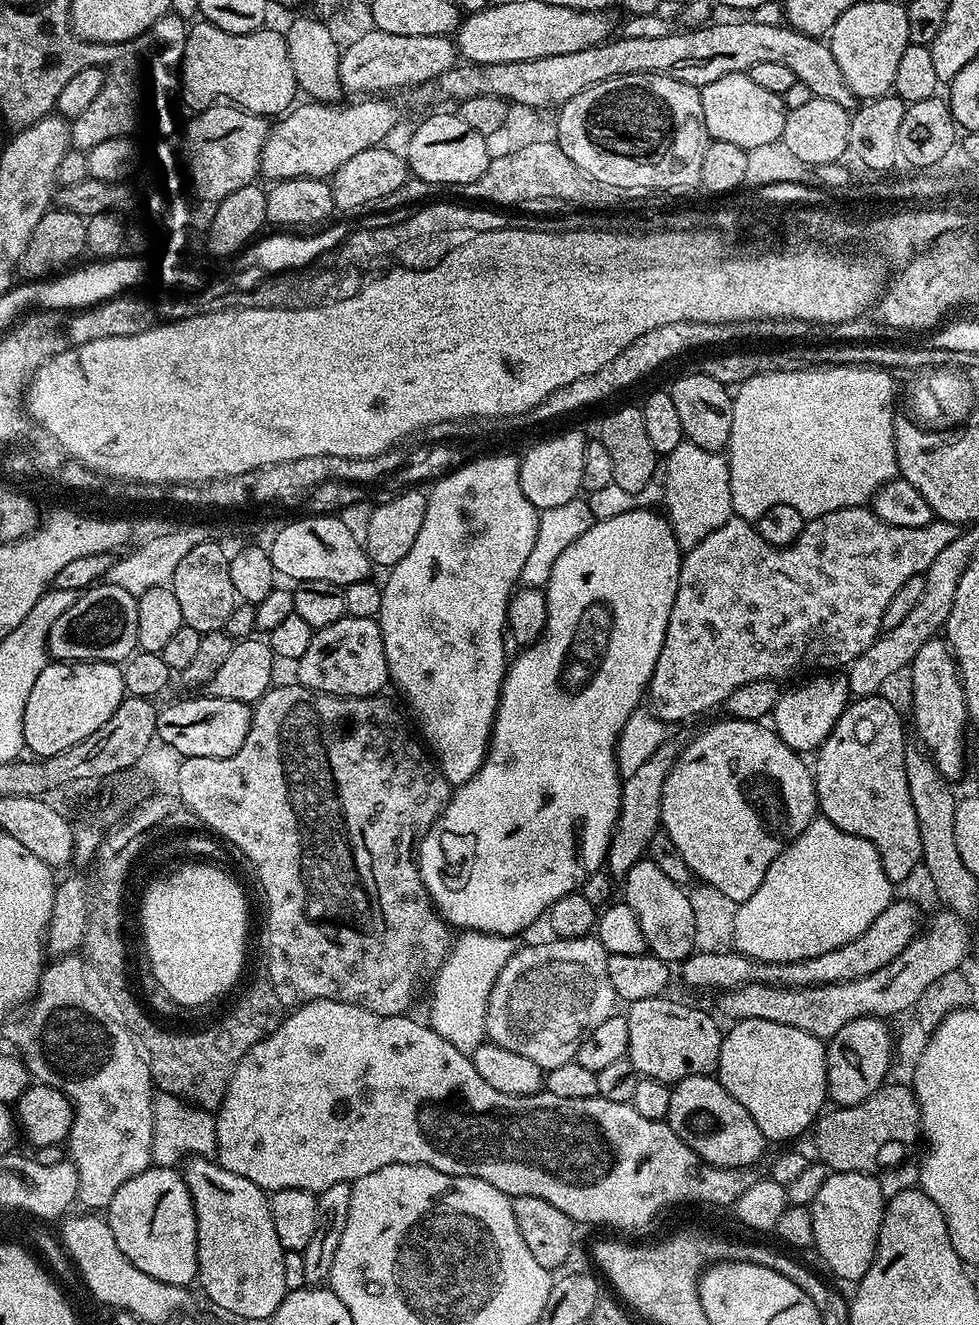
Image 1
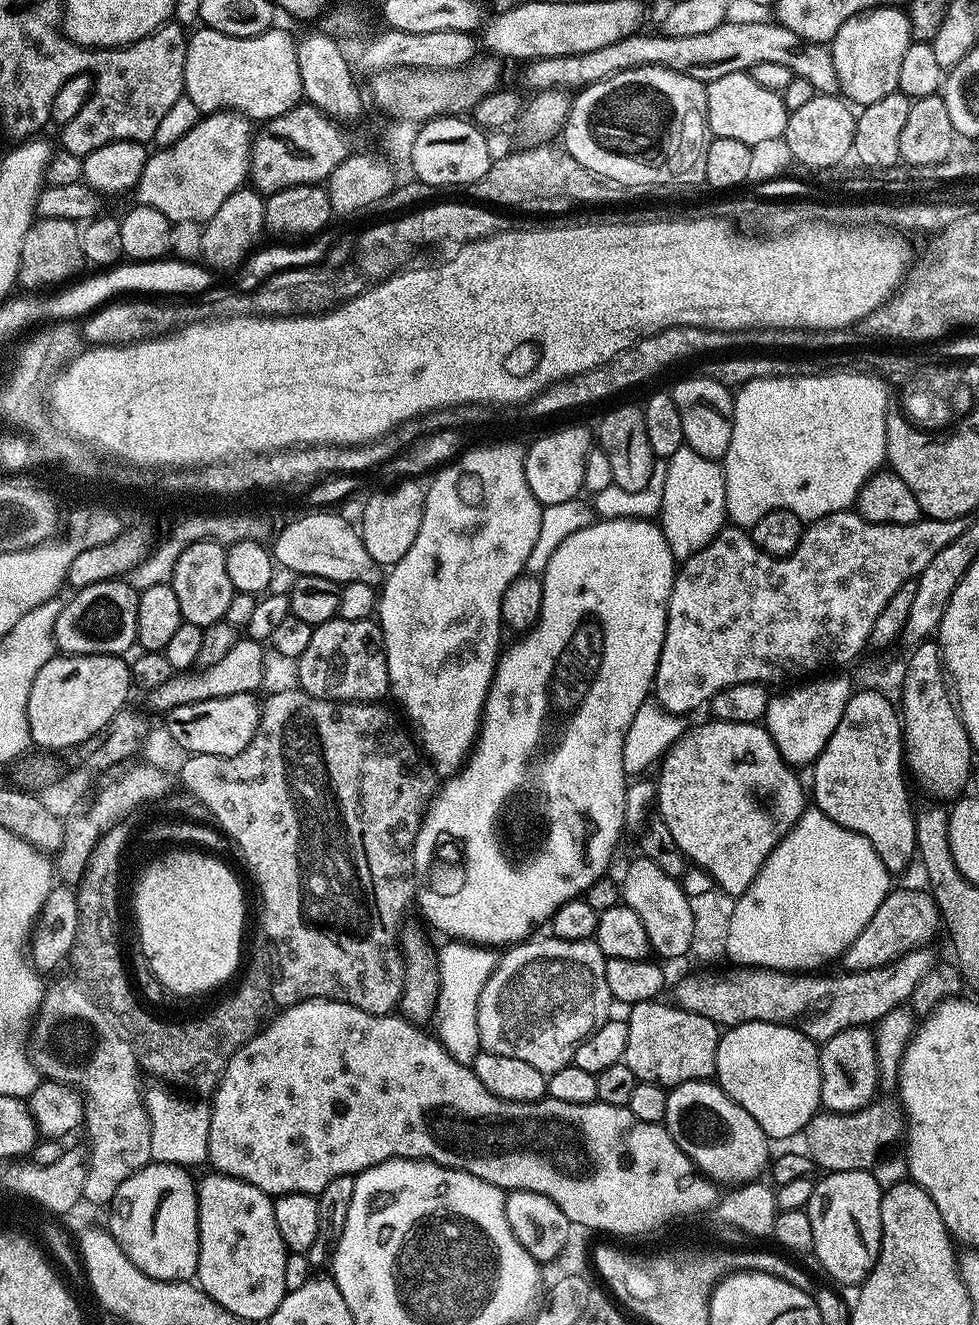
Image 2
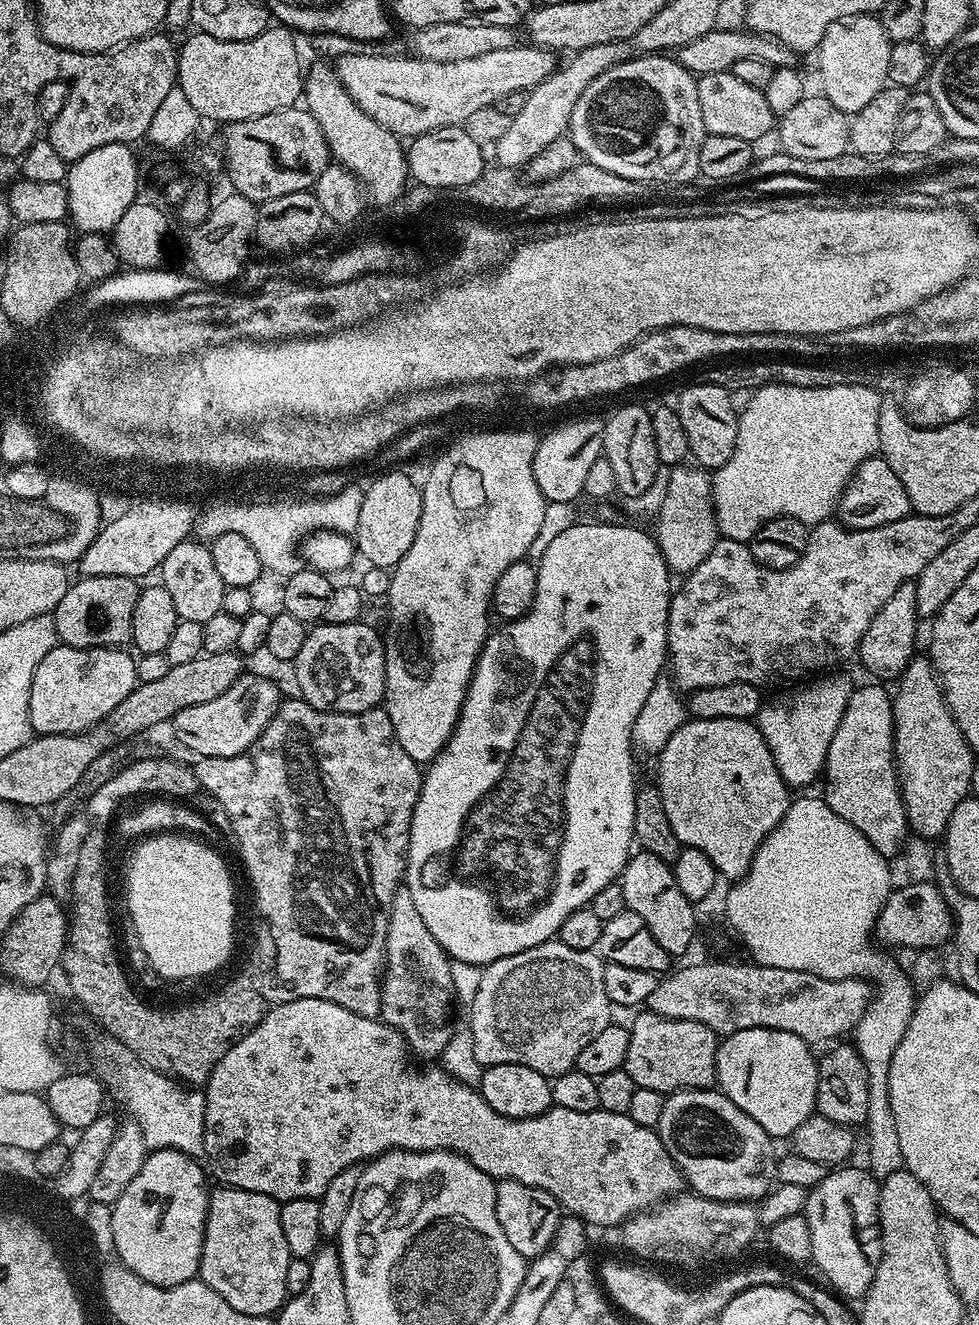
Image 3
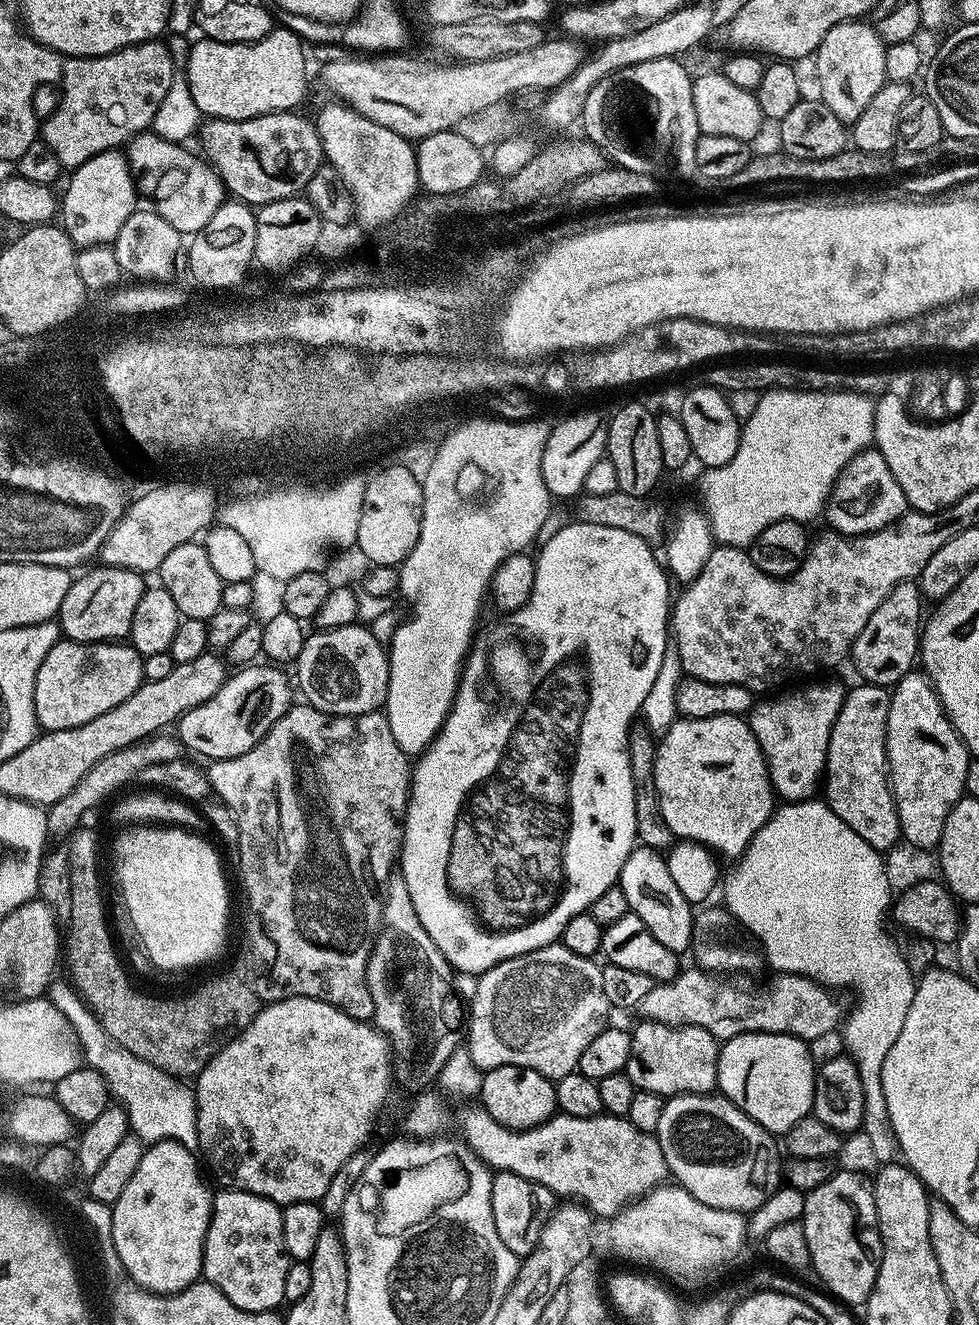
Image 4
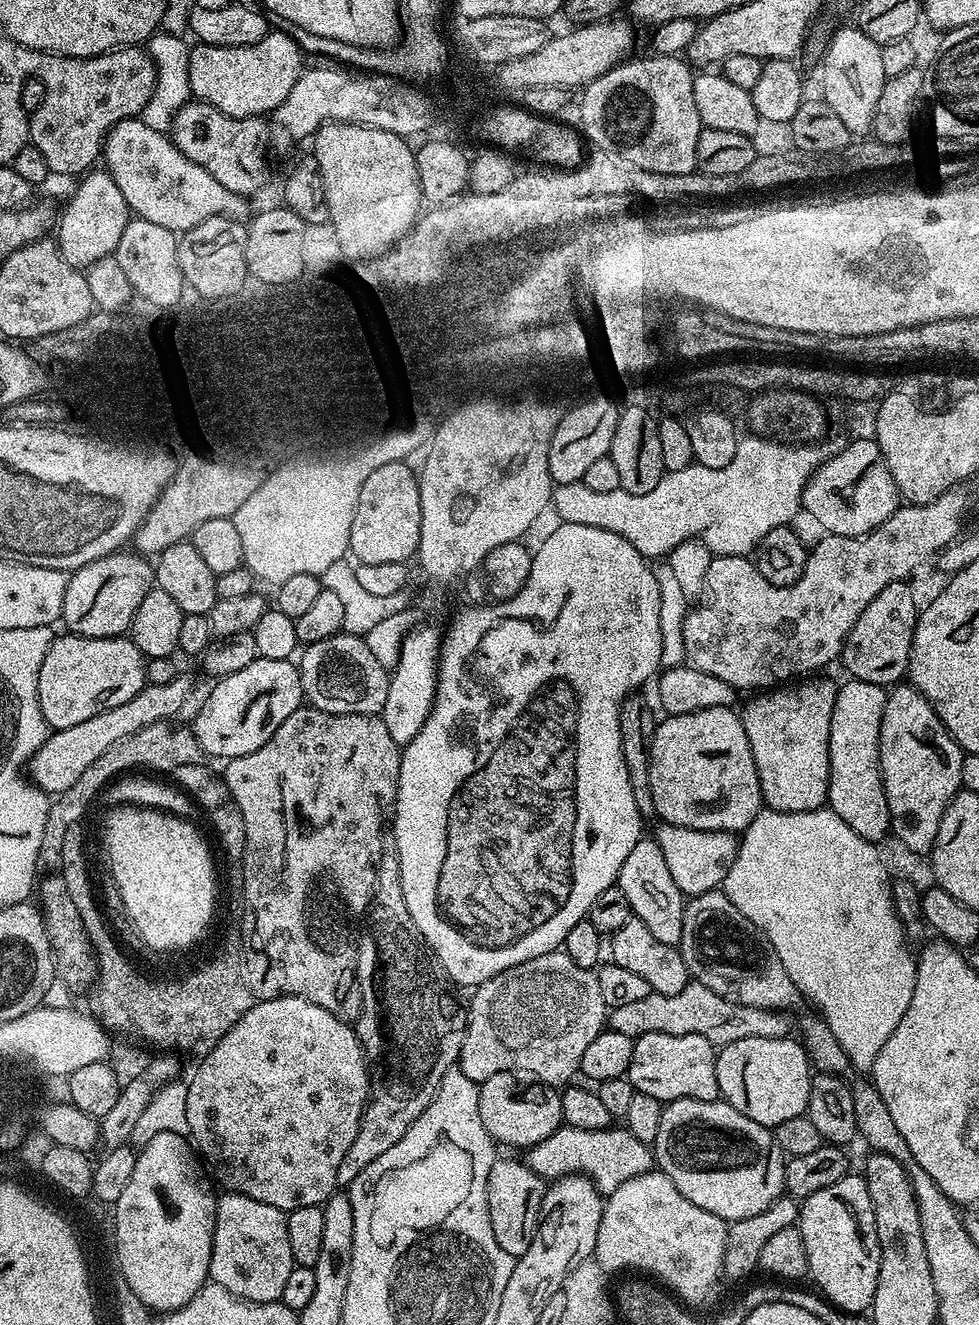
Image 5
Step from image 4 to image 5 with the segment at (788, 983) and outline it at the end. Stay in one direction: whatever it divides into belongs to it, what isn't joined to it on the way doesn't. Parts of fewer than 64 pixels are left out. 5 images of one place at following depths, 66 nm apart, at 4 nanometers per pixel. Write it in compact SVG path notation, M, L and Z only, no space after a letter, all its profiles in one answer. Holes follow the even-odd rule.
M689 982L678 994L658 994L652 991L638 1002L611 1009L607 1027L630 1037L642 1034L702 1034L711 1044L723 1046L742 1038L785 1038L792 1028L790 1015L774 1009L737 1004L735 1000L719 996L695 982Z

